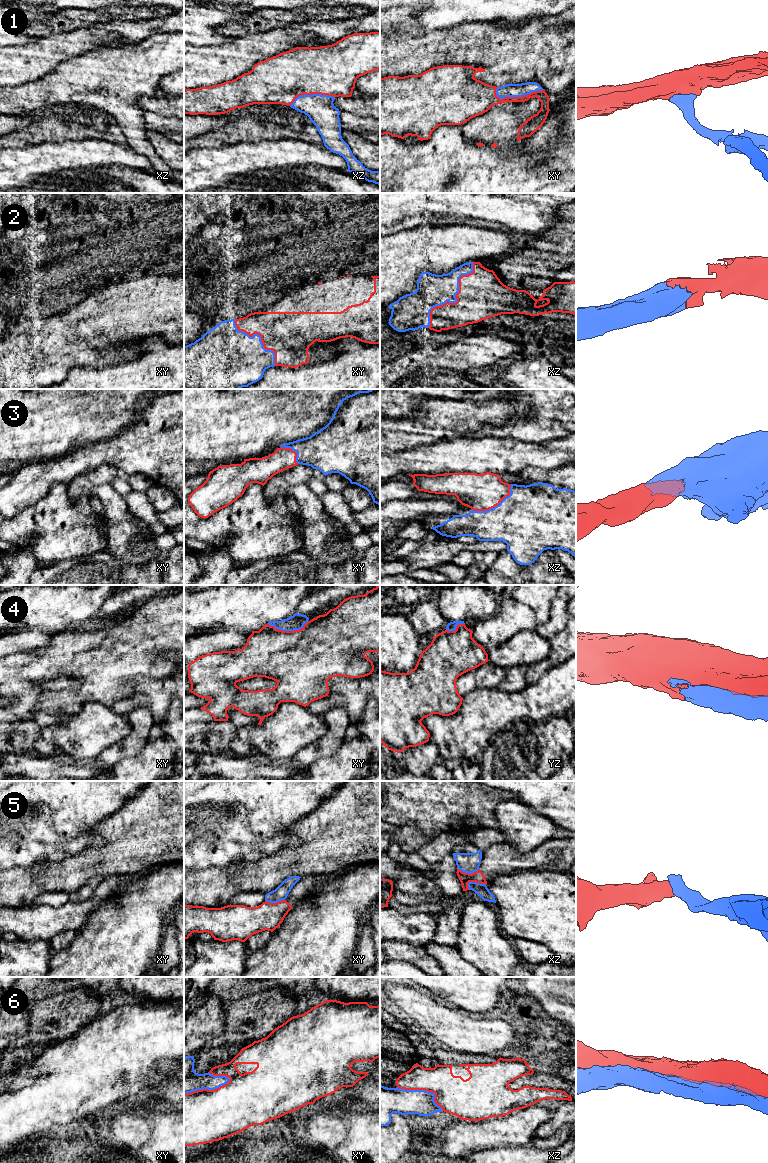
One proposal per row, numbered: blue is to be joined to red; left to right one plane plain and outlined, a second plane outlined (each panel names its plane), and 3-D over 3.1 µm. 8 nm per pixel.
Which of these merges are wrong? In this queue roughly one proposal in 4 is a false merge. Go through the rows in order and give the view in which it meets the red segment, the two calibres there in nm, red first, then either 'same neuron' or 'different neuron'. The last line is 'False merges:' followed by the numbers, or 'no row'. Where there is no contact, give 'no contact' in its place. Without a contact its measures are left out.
1: meets red in xy; 140 nm thick on the red side, 110 nm on the other; same neuron
2: meets red in xz; 380 nm thick on the red side, 260 nm on the other; same neuron
3: meets red in xz; 300 nm thick on the red side, 460 nm on the other; same neuron
4: meets red in xy; 480 nm thick on the red side, 130 nm on the other; same neuron
5: meets red in xz; 90 nm thick on the red side, 100 nm on the other; different neuron
6: meets red in xy; 440 nm thick on the red side, 220 nm on the other; same neuron
False merges: 5

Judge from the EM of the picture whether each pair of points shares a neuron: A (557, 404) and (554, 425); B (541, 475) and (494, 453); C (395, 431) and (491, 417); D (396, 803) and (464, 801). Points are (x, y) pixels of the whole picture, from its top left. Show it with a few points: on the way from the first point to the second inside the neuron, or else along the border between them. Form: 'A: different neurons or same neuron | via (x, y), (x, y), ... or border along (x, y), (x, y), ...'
A: same neuron | via (552, 409), (553, 420)
B: different neurons | border along (549, 469), (525, 468), (516, 474)
C: same neuron | via (419, 420), (423, 416), (467, 416)
D: same neuron | via (413, 801), (447, 801)

